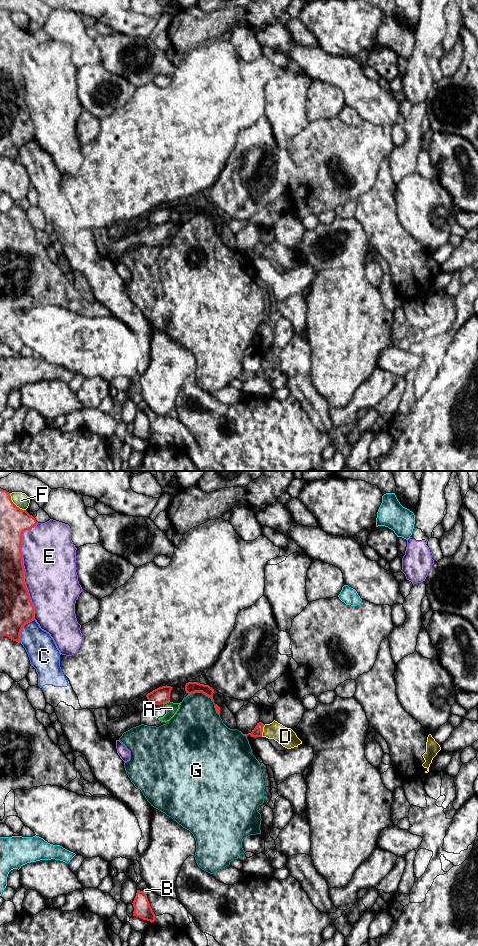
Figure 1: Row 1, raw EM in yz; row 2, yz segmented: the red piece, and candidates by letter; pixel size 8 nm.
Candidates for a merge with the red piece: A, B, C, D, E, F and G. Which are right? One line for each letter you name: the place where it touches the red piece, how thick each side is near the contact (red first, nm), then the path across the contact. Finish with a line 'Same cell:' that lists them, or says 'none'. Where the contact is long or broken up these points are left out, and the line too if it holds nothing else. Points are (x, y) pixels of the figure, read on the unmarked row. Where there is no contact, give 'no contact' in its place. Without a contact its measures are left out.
D: yz (262, 251) | 80/150 nm
Same cell: D

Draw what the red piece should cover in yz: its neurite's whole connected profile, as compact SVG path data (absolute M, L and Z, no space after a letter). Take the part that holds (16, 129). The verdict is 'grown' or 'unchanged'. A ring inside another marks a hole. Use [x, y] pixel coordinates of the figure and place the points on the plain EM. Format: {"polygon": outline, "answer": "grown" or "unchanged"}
{"polygon": "M0 8L0 157L7 156L9 159L16 161L18 163L21 163L20 159L20 153L23 148L23 146L34 140L34 126L31 122L28 110L26 108L25 102L24 102L24 86L23 86L23 77L21 73L21 67L22 67L22 54L25 50L29 50L32 47L34 47L37 44L36 39L30 35L26 30L22 30L19 27L17 27L11 20L10 13L6 10L3 10Z", "answer": "unchanged"}

